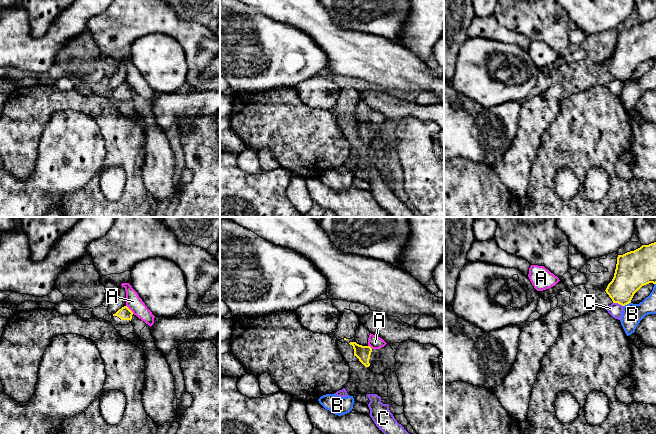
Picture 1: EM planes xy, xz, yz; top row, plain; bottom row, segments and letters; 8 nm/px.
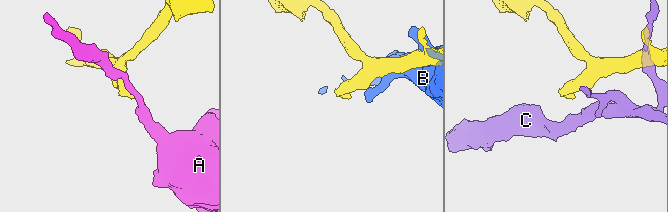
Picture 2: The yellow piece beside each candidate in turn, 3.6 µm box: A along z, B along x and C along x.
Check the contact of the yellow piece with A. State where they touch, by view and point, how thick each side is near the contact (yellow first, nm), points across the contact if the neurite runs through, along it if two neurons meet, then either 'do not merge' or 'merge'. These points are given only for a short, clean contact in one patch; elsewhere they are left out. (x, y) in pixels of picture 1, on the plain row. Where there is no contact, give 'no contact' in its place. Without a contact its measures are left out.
meets yellow in xy at (129, 85); 100 nm thick on the yellow side, 120 nm on the other; border along xy (126, 81), (133, 89); do not merge

